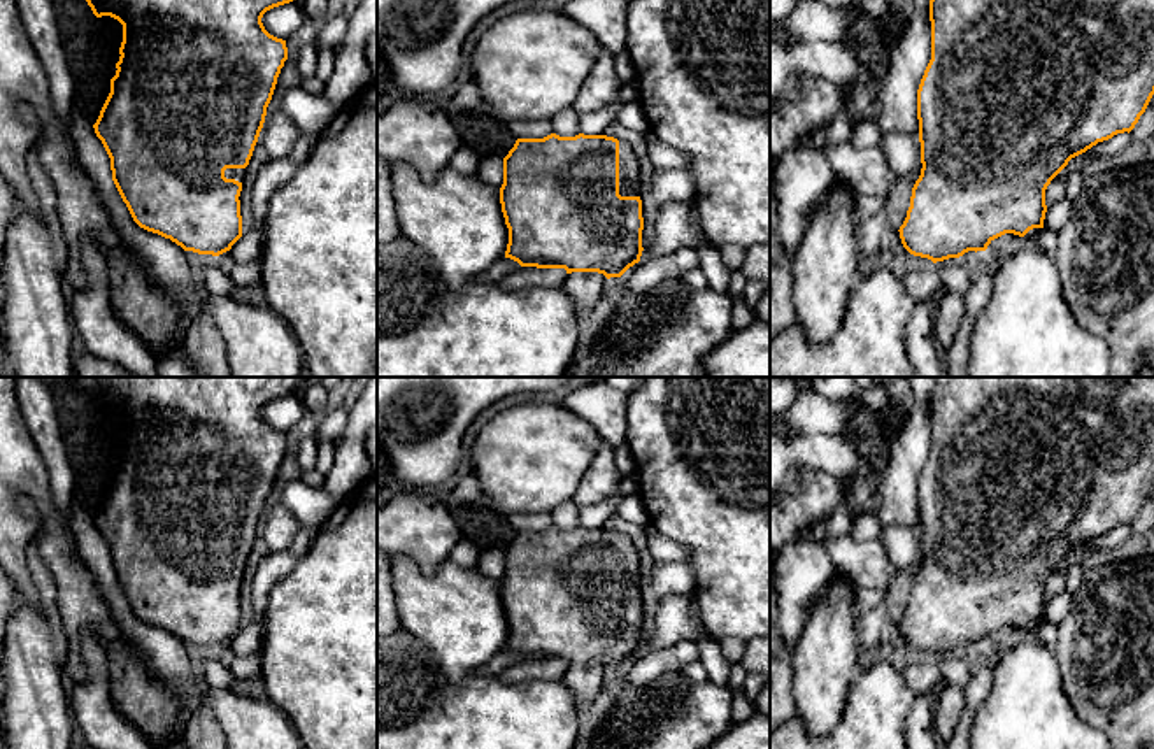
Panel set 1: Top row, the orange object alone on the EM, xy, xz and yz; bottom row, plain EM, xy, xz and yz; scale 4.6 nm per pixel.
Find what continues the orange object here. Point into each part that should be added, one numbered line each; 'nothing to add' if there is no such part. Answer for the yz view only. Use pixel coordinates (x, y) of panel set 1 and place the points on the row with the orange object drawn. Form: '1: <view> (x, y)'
nothing to add

